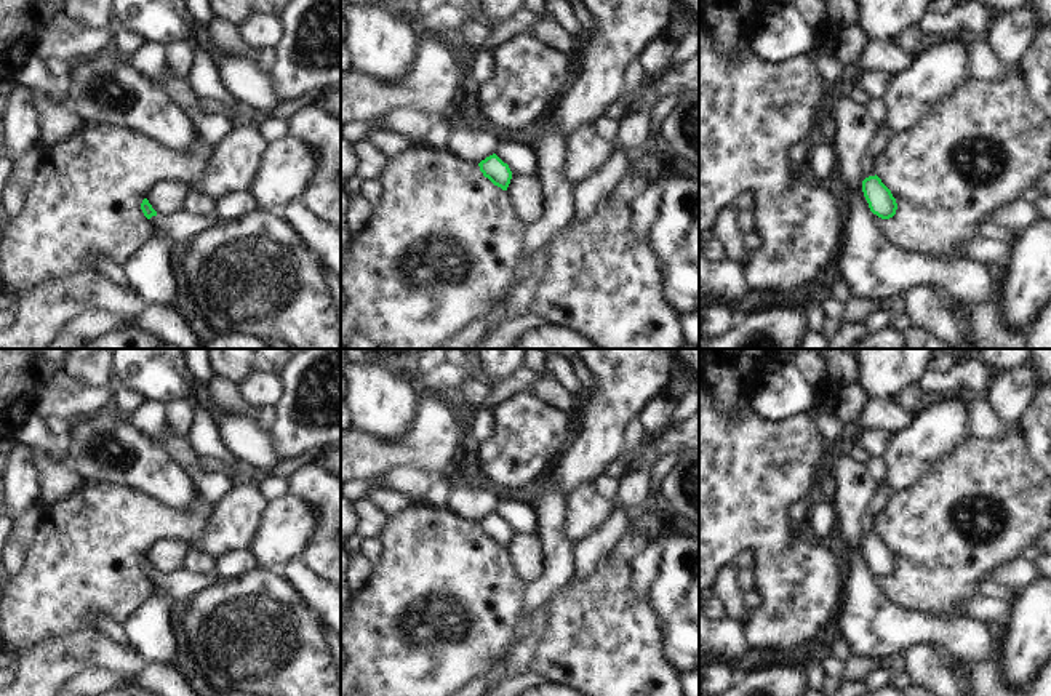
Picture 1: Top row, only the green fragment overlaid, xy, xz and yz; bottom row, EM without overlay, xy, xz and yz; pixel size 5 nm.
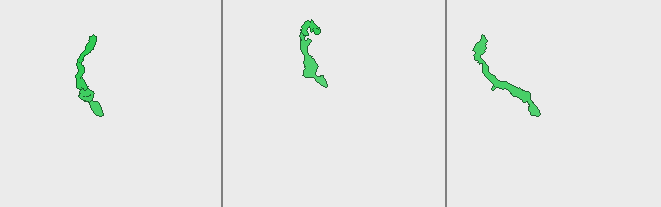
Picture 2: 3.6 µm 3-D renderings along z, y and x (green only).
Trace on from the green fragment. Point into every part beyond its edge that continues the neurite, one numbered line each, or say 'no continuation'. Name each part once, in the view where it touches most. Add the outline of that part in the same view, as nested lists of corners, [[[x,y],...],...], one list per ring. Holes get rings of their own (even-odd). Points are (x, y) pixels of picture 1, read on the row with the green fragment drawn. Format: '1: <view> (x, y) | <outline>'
1: xy (179, 226) | [[[179,210],[170,216],[152,216],[149,222],[157,234],[170,238],[171,243],[176,243],[187,240],[222,221],[214,214],[192,216],[184,210]]]

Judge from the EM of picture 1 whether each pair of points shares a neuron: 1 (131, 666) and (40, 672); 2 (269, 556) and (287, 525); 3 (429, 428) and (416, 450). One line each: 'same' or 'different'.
1: same
2: same
3: same

